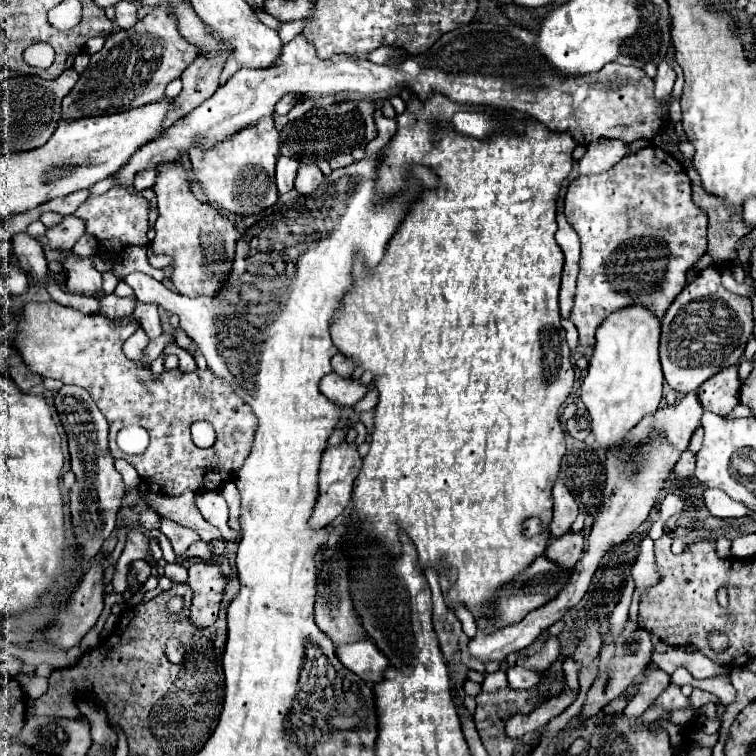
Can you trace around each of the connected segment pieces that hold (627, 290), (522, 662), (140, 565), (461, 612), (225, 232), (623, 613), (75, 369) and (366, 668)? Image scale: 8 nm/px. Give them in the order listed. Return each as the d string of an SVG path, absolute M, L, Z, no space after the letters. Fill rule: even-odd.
M646 146L634 154L624 156L610 170L600 174L578 176L566 192L564 216L576 230L582 244L580 274L574 298L574 326L580 334L580 346L594 346L596 328L602 320L626 306L642 304L662 318L670 302L682 292L686 284L686 272L706 252L706 226L708 216L692 200L692 182L684 172L684 166L666 156L668 150L660 146Z
M550 638L546 642L546 646L536 654L536 656L520 656L517 659L516 665L528 668L528 670L538 670L544 672L560 654L560 644L558 638Z
M134 560L130 566L132 566L132 572L136 574L136 578L138 578L140 584L144 584L152 576L152 568L144 560Z
M450 603L448 605L454 610L455 615L461 622L463 632L469 636L469 638L474 638L478 628L473 615L461 603Z
M162 162L158 166L158 178L152 186L158 198L158 220L154 224L156 238L150 248L156 254L168 254L174 258L172 282L184 296L216 294L226 282L230 266L234 264L234 248L238 232L234 224L210 204L200 202L190 190L188 170L178 162Z
M632 576L626 578L626 584L624 584L624 592L622 592L622 598L618 600L612 616L610 616L610 626L612 626L612 638L618 638L618 634L622 632L622 626L628 618L628 608L630 608L630 600L632 600L632 592L634 592L634 580Z
M54 300L46 302L30 302L24 308L24 320L20 322L20 334L16 338L18 350L24 362L36 374L44 378L56 378L64 384L78 384L90 392L92 400L106 416L110 426L110 452L114 458L124 458L130 462L142 480L156 482L166 496L180 496L186 490L192 492L218 492L226 482L236 480L238 470L242 468L246 456L250 454L254 432L258 428L258 418L252 408L232 390L230 384L220 380L210 368L182 372L182 370L164 370L162 374L154 374L150 368L144 368L132 360L128 360L122 352L122 344L138 330L136 324L116 326L114 320L102 314L82 314L80 310L62 306ZM198 420L206 420L216 430L216 444L208 450L200 450L194 446L190 438L190 426ZM126 424L140 424L150 434L150 446L142 456L128 456L116 446L116 434Z
M358 640L336 648L338 660L366 682L380 682L388 666L386 656L370 640Z

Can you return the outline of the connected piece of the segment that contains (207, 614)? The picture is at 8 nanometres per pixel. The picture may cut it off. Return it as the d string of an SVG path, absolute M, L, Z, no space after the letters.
M198 562L188 568L188 584L192 588L190 622L210 628L220 614L220 602L226 588L226 578L220 566Z

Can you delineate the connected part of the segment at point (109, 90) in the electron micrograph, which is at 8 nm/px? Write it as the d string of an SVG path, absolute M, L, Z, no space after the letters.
M156 6L134 28L120 30L106 38L104 48L90 58L88 70L80 74L76 86L64 98L62 120L118 114L134 106L158 102L160 98L164 98L166 86L172 80L180 78L180 74L192 64L198 54L200 50L194 44L186 42L186 38L182 38L182 34L178 32L178 20L174 18L174 14L170 14L170 6Z

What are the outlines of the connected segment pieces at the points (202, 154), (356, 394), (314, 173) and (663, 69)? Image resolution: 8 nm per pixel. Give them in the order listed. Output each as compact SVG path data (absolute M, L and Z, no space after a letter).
M272 116L260 118L258 124L242 128L238 134L216 142L214 146L202 150L196 142L190 148L190 162L194 180L202 184L212 206L236 212L242 216L258 214L264 208L272 206L278 198L274 186L274 166L280 150L280 134L274 128Z
M328 374L326 378L322 378L320 390L326 398L332 398L332 402L338 402L342 406L354 406L368 392L360 378L342 378L340 374Z
M300 164L298 176L296 176L296 190L300 194L312 194L316 186L320 186L320 182L324 180L324 174L320 172L320 168L316 164Z
M664 58L660 64L658 64L658 74L654 78L656 82L656 98L666 98L670 92L672 92L672 86L674 86L674 80L676 80L676 72L672 68L672 62L668 58Z

